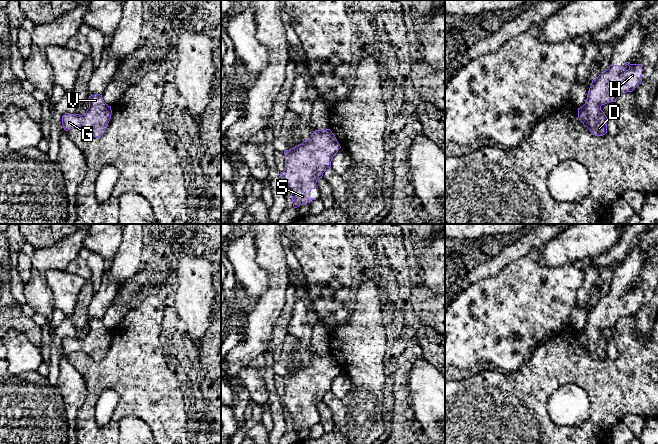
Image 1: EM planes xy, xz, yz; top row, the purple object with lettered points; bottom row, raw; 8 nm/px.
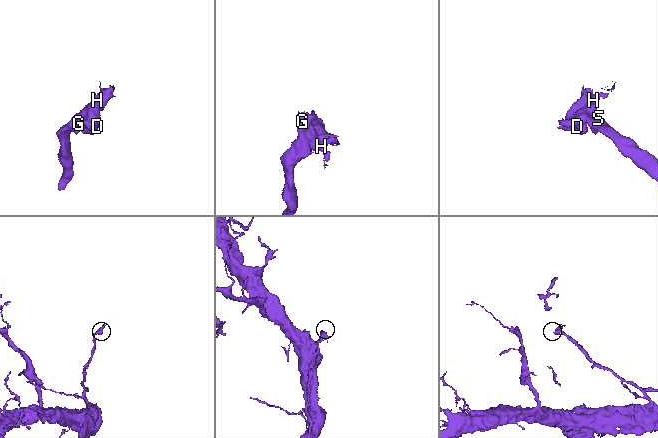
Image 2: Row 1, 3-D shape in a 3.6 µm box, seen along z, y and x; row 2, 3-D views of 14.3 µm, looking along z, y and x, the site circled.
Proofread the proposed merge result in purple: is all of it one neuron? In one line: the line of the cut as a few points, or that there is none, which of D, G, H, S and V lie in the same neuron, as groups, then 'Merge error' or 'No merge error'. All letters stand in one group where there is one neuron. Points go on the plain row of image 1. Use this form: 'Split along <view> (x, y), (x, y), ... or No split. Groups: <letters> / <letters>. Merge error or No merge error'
No split. Groups: D G H S V. No merge error

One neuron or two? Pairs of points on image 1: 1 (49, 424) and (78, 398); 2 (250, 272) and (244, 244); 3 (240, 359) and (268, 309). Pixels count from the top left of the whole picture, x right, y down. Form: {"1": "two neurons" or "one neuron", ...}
{"1": "two neurons", "2": "one neuron", "3": "one neuron"}

